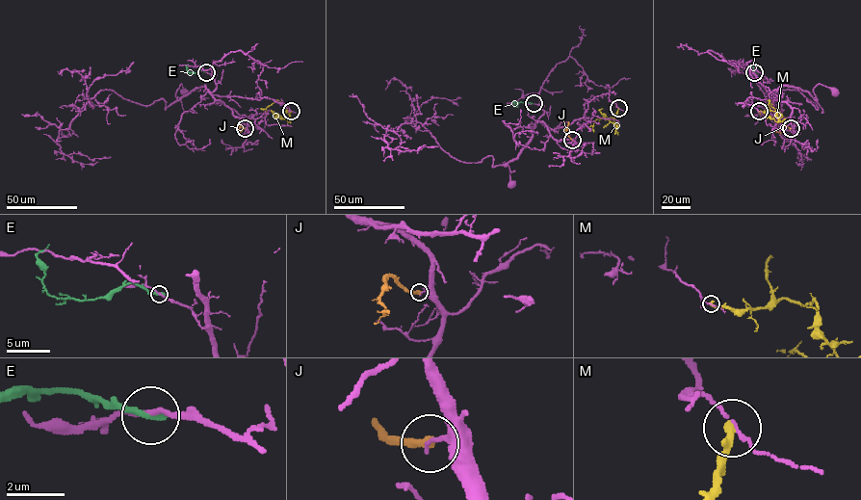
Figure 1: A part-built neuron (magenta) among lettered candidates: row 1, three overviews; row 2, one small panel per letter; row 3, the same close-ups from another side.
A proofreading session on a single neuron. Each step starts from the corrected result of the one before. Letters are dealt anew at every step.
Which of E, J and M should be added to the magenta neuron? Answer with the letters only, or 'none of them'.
none of them

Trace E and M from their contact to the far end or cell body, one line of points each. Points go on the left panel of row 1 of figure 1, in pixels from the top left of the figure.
E: (206, 72), (188, 72), (188, 64)
M: (291, 111), (286, 110), (290, 121), (274, 114)

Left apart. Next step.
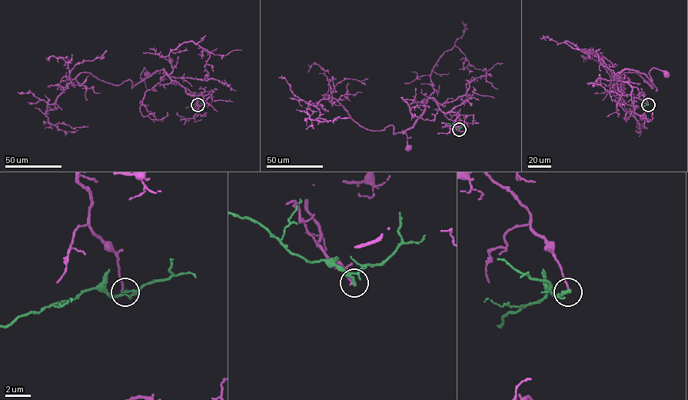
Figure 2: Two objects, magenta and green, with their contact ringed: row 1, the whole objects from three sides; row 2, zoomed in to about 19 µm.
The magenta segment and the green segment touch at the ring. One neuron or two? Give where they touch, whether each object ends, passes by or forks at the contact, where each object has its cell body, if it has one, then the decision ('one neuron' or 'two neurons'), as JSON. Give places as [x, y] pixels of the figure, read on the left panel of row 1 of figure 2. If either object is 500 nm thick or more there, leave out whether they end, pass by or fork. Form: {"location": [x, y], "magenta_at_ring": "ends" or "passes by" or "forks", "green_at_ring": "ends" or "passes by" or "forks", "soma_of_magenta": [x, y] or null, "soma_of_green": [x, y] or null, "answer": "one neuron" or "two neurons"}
{"location": [197, 104], "magenta_at_ring": "ends", "green_at_ring": "passes by", "soma_of_magenta": [147, 74], "soma_of_green": null, "answer": "two neurons"}

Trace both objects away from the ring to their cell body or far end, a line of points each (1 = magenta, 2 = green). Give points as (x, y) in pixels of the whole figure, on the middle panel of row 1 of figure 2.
1: (458, 129), (437, 102), (429, 97), (423, 112), (412, 127), (403, 134), (401, 131), (406, 134), (409, 147)
2: (459, 129), (447, 123)

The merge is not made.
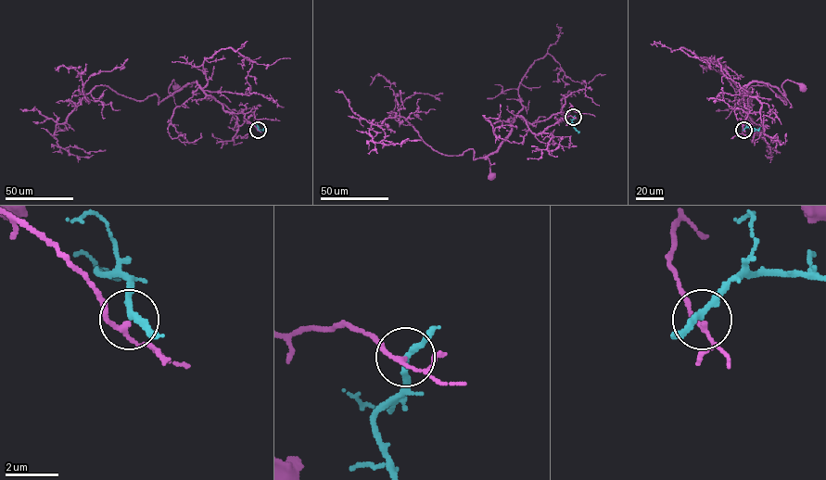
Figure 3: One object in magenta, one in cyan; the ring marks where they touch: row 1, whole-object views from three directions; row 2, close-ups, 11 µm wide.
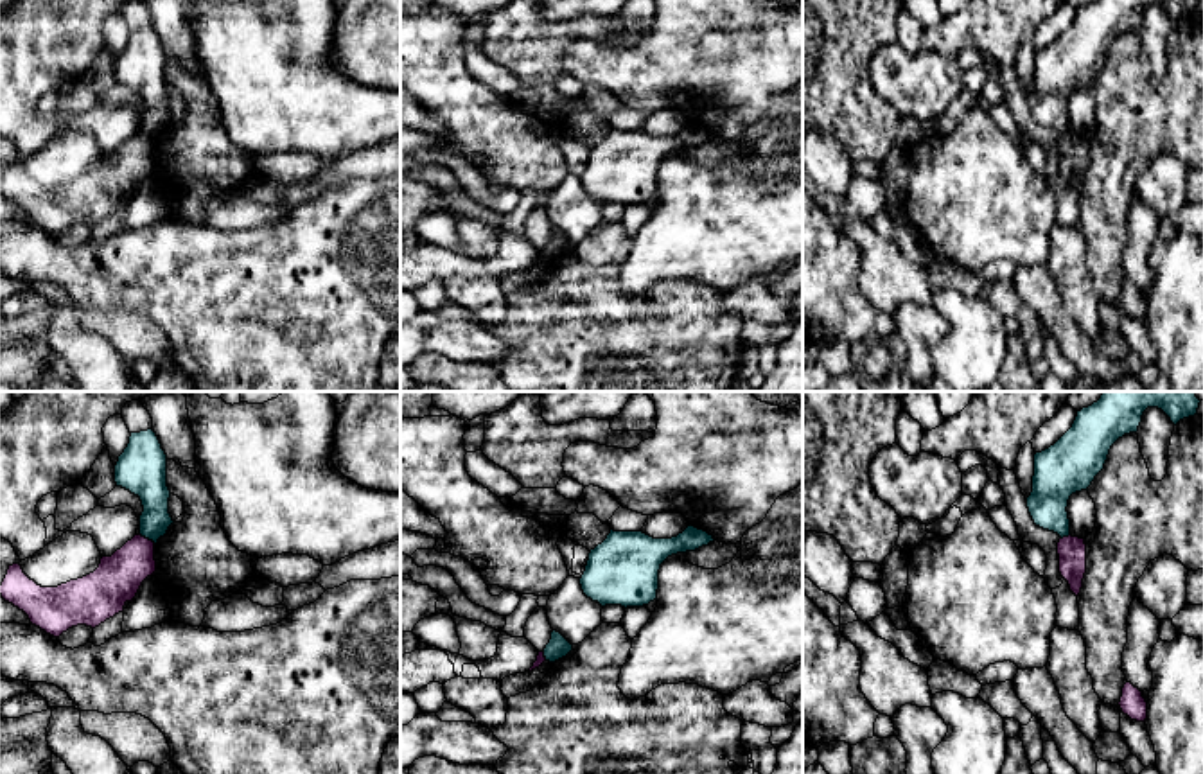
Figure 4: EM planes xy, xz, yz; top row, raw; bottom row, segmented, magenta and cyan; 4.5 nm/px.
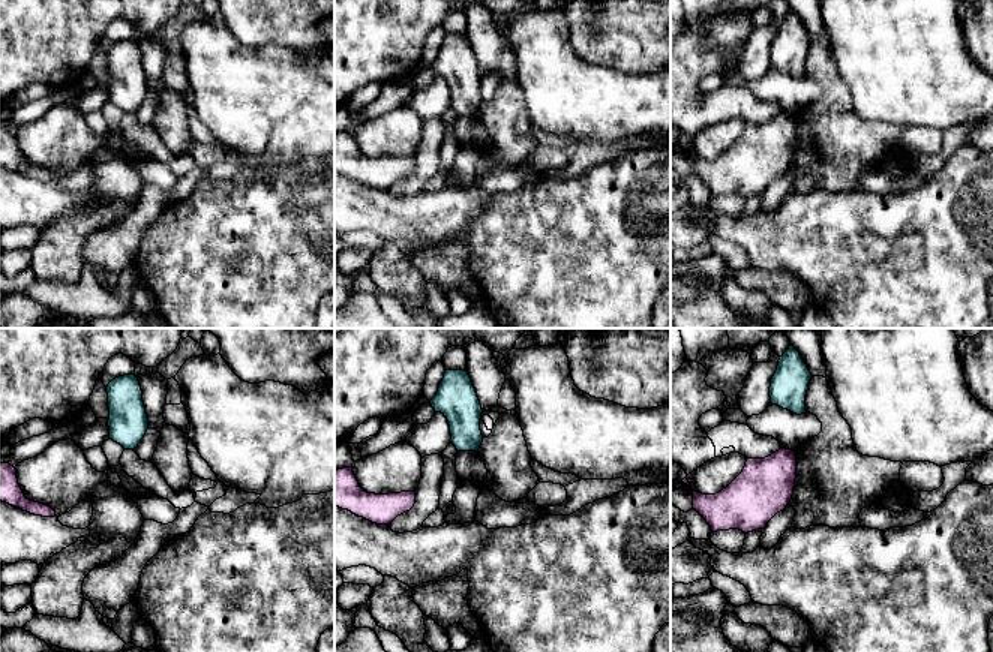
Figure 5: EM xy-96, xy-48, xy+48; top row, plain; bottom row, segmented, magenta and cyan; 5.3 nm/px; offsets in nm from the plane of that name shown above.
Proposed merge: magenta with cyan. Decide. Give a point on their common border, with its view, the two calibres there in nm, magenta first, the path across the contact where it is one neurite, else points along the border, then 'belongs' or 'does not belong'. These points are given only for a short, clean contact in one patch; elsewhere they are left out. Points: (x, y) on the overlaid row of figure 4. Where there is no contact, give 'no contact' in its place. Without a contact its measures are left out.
contact xy (148, 539); calibres 200 and 160 nm; border xy (139, 534), (155, 543); does not belong

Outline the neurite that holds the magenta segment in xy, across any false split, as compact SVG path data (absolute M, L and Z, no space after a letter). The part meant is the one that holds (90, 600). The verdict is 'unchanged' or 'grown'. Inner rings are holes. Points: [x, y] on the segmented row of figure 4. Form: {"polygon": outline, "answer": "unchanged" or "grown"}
{"polygon": "M138 533L111 557L102 557L93 573L57 587L38 585L20 564L13 564L0 594L23 611L32 625L59 638L72 627L95 629L122 612L154 571L154 542Z", "answer": "unchanged"}

